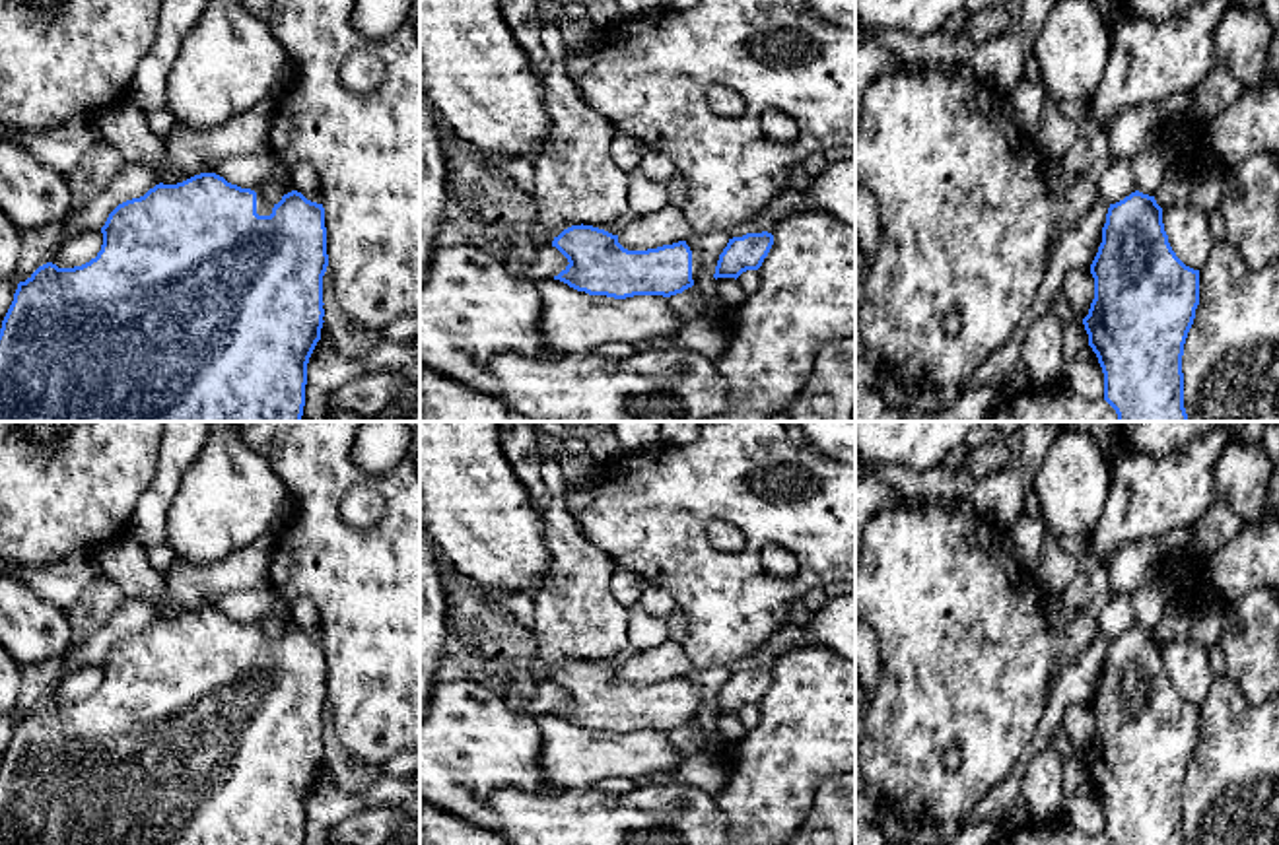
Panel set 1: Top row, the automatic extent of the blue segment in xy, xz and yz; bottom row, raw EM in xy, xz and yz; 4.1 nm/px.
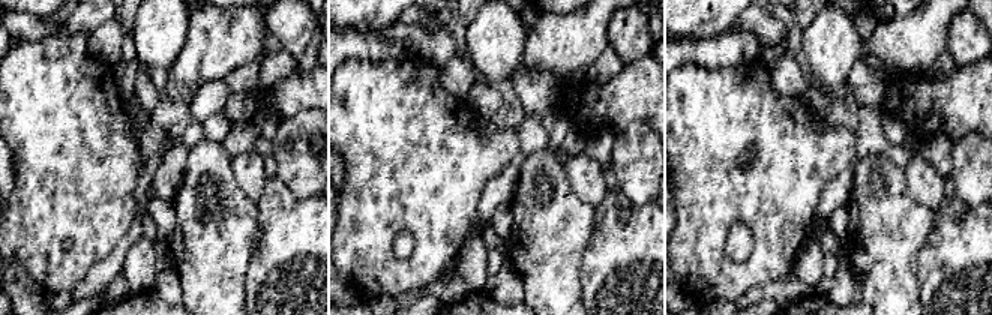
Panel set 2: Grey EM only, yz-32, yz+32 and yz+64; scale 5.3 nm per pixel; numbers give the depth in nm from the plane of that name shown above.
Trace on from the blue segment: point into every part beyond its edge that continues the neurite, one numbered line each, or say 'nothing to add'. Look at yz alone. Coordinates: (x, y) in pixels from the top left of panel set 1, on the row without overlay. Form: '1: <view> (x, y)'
nothing to add

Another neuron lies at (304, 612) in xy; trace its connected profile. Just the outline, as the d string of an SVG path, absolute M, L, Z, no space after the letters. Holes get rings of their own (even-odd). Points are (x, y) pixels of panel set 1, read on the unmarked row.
M309 596L295 598L292 604L288 604L288 610L297 627L311 637L323 639L321 614Z

